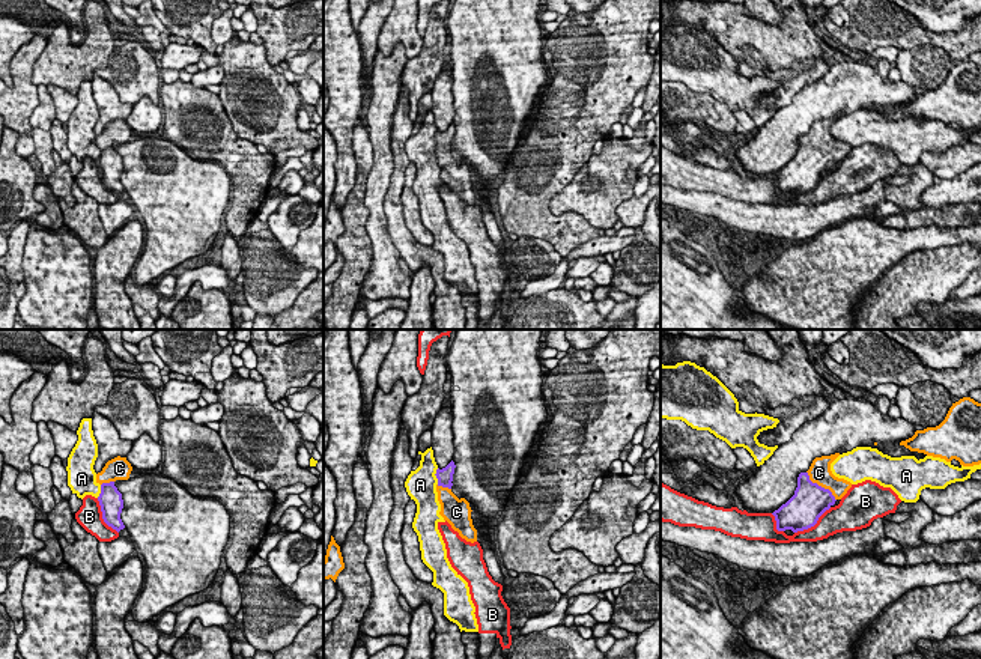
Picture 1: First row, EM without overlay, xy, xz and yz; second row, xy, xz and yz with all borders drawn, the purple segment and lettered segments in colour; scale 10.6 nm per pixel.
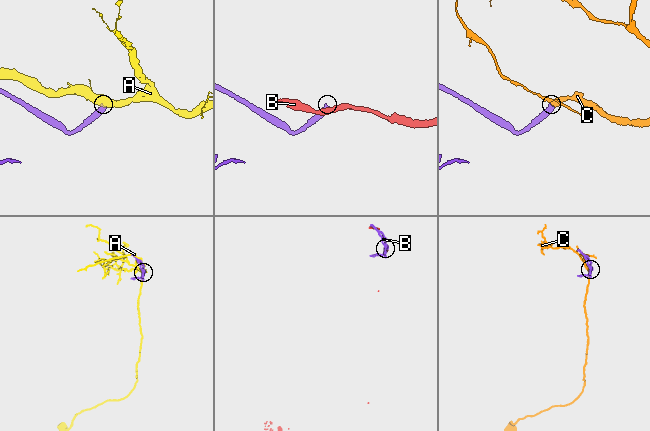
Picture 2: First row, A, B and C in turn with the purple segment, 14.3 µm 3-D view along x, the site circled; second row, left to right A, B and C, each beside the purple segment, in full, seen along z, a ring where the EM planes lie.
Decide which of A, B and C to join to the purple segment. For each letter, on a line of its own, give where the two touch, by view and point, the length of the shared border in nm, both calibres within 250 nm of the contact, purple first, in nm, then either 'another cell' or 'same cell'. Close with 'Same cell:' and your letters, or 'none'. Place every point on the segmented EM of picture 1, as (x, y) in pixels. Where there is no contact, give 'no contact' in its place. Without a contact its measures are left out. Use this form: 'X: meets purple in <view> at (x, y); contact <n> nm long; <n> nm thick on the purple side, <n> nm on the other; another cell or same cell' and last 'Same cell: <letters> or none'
A: meets purple in xz at (435, 474); contact 180 nm long; 170 nm thick on the purple side, 320 nm on the other; another cell
B: meets purple in yz at (813, 525); contact 480 nm long; 380 nm thick on the purple side, 280 nm on the other; another cell
C: meets purple in yz at (820, 486); contact 440 nm long; 380 nm thick on the purple side, 240 nm on the other; same cell
Same cell: C

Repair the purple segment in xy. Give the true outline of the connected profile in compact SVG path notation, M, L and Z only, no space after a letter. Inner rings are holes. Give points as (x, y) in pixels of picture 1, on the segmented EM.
M114 457L105 463L101 472L96 474L96 483L101 484L98 497L104 522L117 533L125 528L120 513L123 509L122 493L114 486L116 480L128 480L132 471L126 457Z

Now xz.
M451 460L445 468L436 469L436 492L438 492L438 501L441 504L439 515L447 521L454 531L459 533L462 539L466 542L477 542L477 530L472 525L471 519L471 507L469 503L465 498L457 498L451 492L453 486L453 474L454 474L454 462Z

